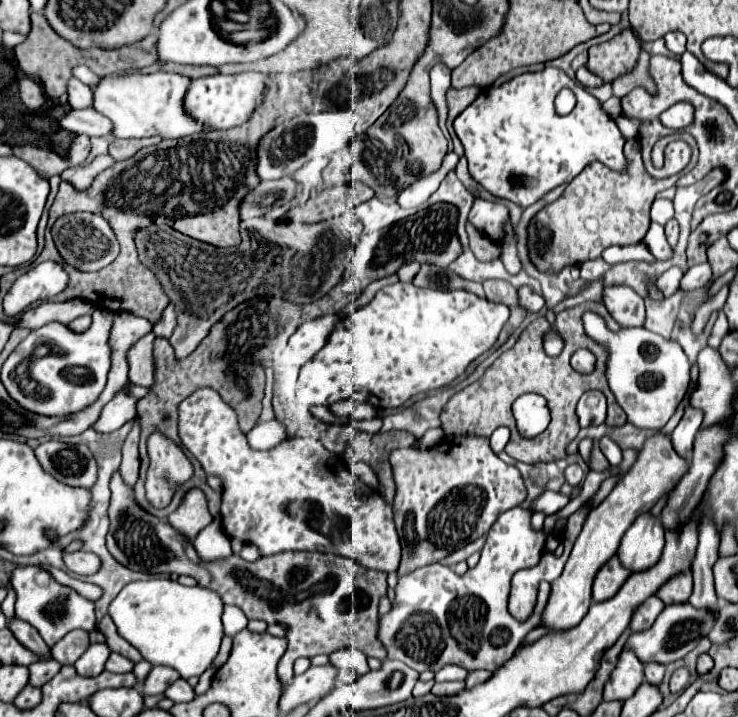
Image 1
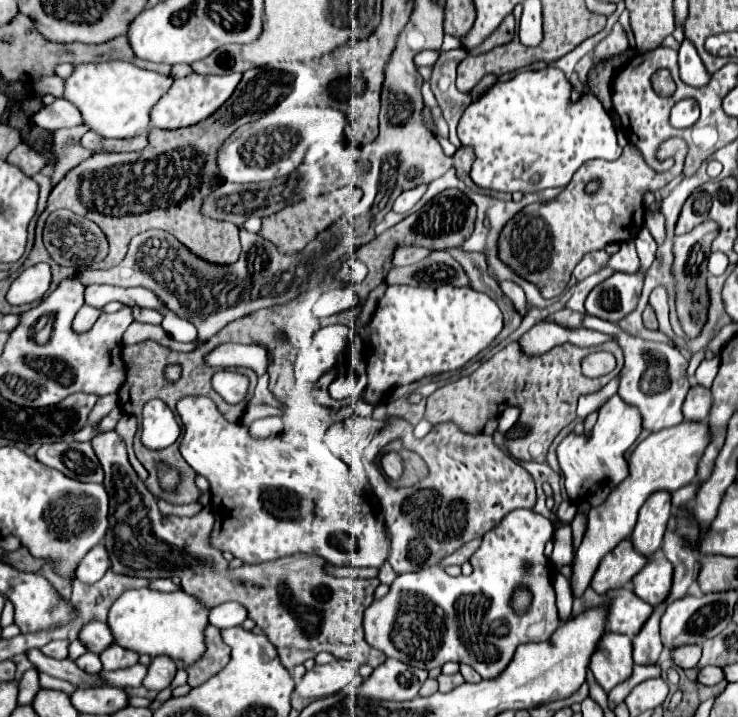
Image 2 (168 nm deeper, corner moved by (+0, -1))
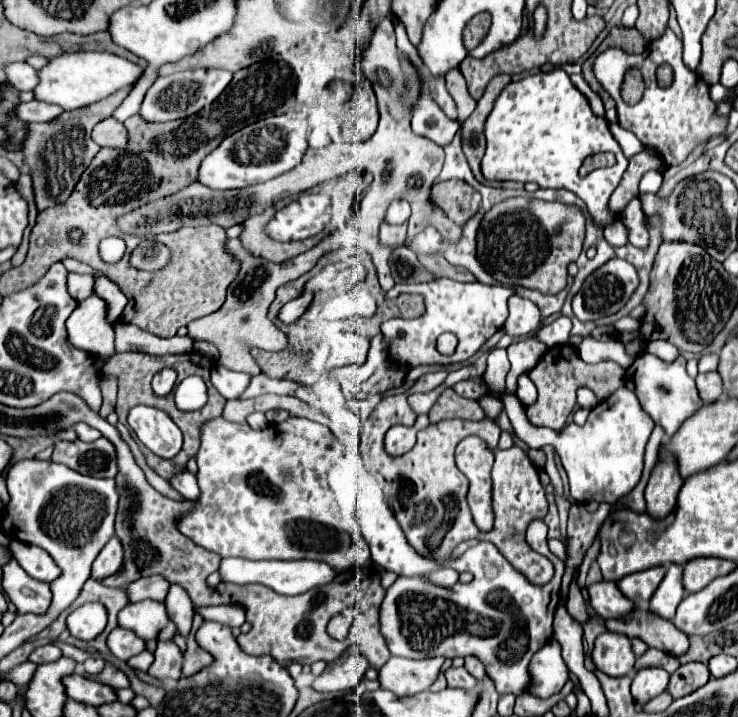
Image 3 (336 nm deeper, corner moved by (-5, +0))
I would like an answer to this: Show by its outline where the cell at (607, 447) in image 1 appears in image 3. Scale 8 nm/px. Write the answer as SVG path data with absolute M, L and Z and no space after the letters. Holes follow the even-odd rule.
M627 387L617 389L611 397L601 401L597 407L591 409L589 419L583 427L571 423L563 431L555 433L547 427L531 425L526 411L515 393L507 393L503 397L505 411L511 419L513 433L517 439L521 439L527 447L543 447L553 445L571 485L571 497L577 503L589 503L589 501L605 501L615 505L617 499L625 497L641 479L643 471L643 451L647 445L647 439L655 427L653 419L641 409L641 403L637 401L637 395L629 391Z

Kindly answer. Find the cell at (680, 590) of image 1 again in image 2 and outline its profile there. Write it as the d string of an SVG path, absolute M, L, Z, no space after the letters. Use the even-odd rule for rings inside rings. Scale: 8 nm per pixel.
M656 552L656 556L632 578L634 594L652 606L664 602L670 586L672 586L672 564L664 558L662 552Z

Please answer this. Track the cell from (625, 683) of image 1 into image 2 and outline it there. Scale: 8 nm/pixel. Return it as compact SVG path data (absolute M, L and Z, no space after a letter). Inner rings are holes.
M606 630L590 658L590 670L604 690L612 690L632 674L632 638Z

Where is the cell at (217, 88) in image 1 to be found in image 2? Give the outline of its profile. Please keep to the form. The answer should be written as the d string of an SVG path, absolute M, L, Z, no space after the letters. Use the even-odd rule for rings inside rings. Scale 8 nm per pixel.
M188 74L184 78L176 78L168 92L156 102L156 106L150 110L150 122L156 128L162 130L174 130L192 126L208 114L214 114L232 94L236 84L240 82L240 74L226 74L226 76L200 76L200 74Z

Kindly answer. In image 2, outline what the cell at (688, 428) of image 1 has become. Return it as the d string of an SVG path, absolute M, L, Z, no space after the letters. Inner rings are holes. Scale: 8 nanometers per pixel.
M694 384L684 400L684 418L686 420L696 420L696 422L702 422L708 418L708 412L710 412L710 406L712 406L712 394L708 388L700 386L700 384Z

